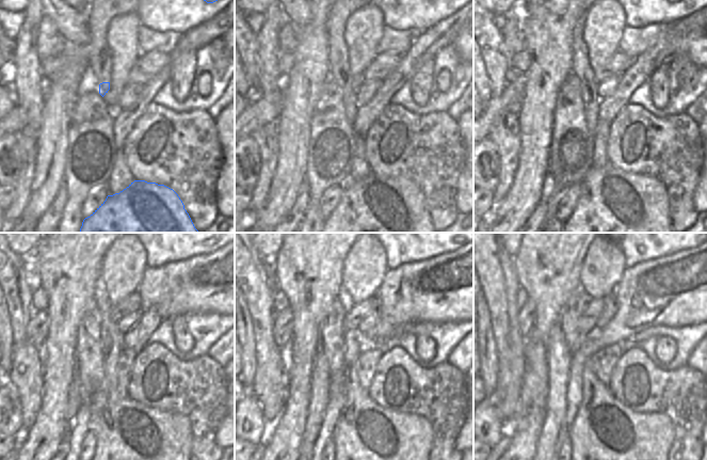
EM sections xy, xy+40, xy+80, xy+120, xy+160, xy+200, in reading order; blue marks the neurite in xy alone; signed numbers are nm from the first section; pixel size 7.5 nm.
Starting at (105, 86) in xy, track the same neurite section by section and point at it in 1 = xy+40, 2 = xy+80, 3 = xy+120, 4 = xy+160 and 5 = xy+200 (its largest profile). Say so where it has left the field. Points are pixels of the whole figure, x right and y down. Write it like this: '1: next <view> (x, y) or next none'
1: next xy+40 (349, 90)
2: next xy+80 (591, 100)
3: next xy+120 (140, 449)
4: next xy+160 (375, 449)
5: next xy+200 (609, 443)

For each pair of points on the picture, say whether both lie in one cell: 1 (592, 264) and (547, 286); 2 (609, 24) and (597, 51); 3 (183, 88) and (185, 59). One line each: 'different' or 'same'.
1: different
2: same
3: same

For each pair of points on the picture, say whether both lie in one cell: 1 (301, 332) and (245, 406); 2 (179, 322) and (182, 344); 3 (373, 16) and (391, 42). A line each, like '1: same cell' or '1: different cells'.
1: different cells
2: same cell
3: different cells

